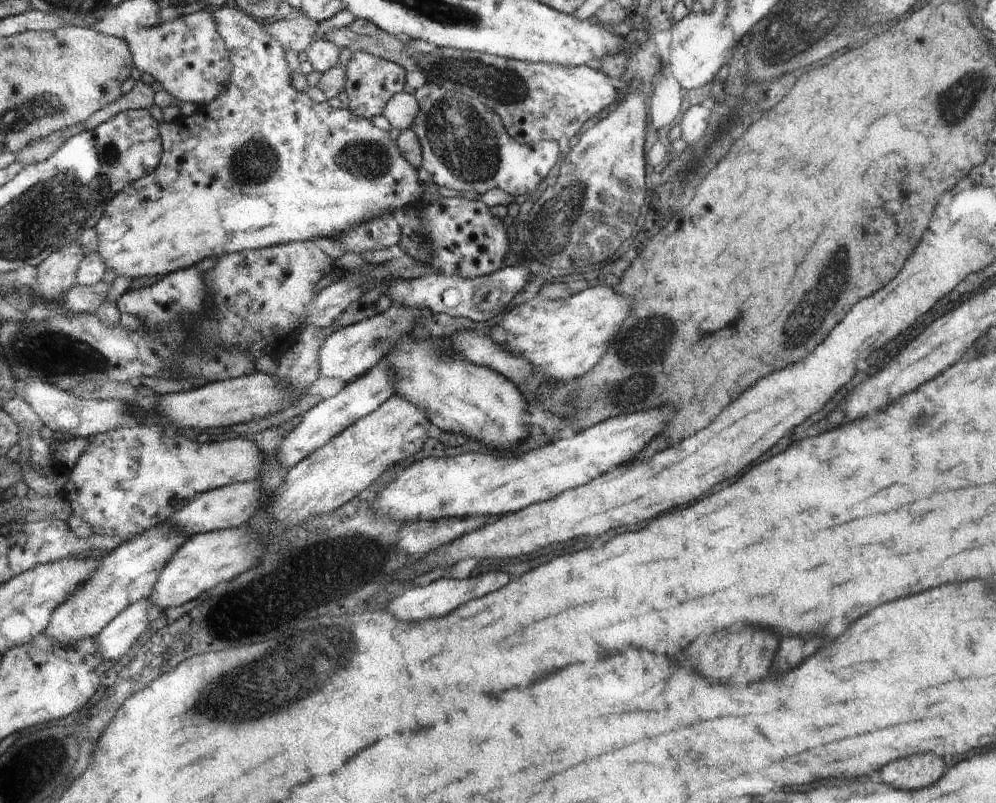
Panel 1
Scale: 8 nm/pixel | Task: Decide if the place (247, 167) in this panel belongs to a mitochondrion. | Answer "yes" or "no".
yes

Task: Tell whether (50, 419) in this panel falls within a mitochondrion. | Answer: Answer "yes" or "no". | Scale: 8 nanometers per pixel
no

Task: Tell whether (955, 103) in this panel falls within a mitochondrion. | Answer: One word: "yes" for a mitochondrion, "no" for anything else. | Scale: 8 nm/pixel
yes

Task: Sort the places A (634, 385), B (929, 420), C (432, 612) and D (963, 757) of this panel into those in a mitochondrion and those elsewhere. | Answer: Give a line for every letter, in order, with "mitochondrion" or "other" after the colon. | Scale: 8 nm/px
A: mitochondrion
B: mitochondrion
C: other
D: other

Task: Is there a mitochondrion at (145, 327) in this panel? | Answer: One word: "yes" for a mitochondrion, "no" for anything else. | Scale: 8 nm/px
no

